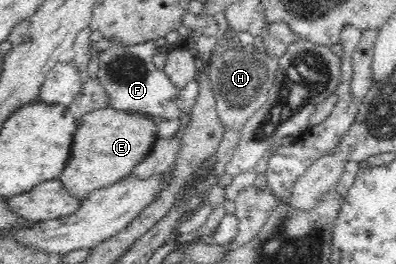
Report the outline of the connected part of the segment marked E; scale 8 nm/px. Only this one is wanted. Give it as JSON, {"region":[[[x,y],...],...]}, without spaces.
{"region":[[[112,107],[93,109],[85,113],[77,123],[69,159],[61,171],[59,181],[67,188],[67,192],[80,200],[85,200],[91,191],[114,185],[129,175],[133,167],[151,153],[159,138],[153,117],[116,111]]]}

